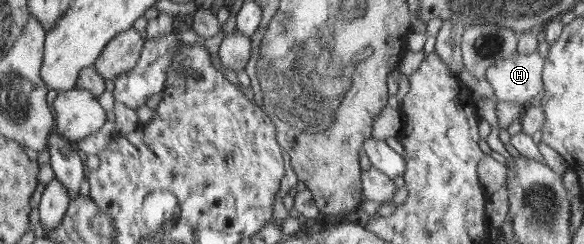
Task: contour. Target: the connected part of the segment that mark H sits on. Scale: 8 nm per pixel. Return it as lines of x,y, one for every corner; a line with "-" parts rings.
536,50
528,54
515,51
492,63
483,79
491,85
497,103
520,104
525,107
530,98
542,91
542,68
543,59

